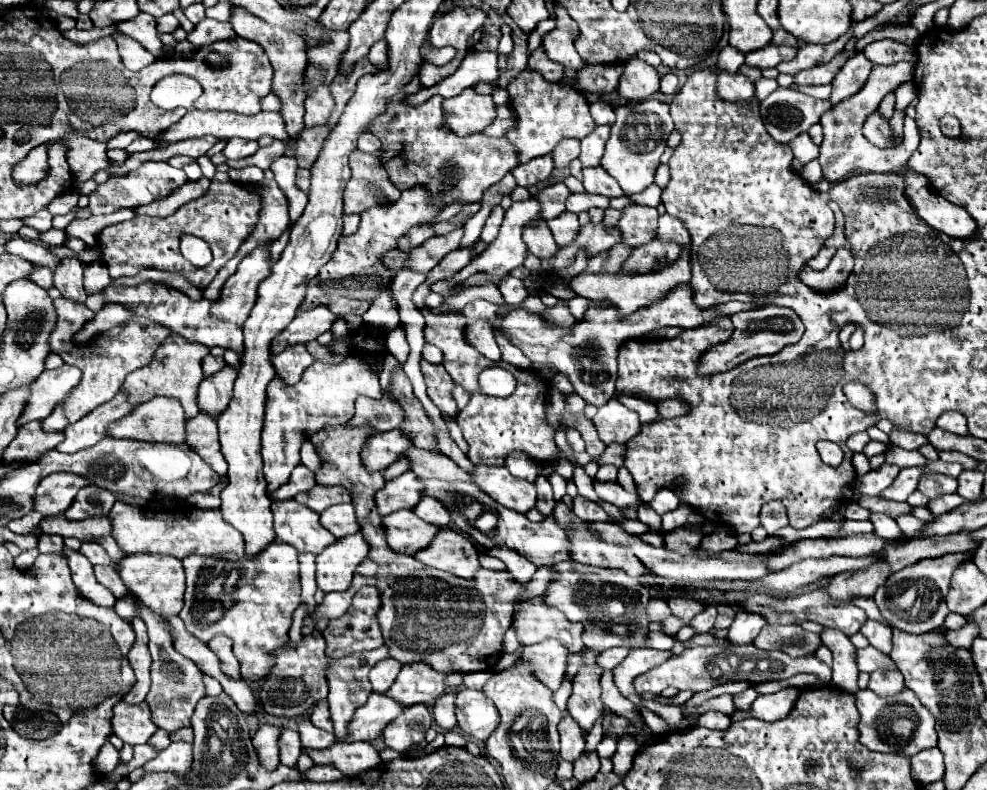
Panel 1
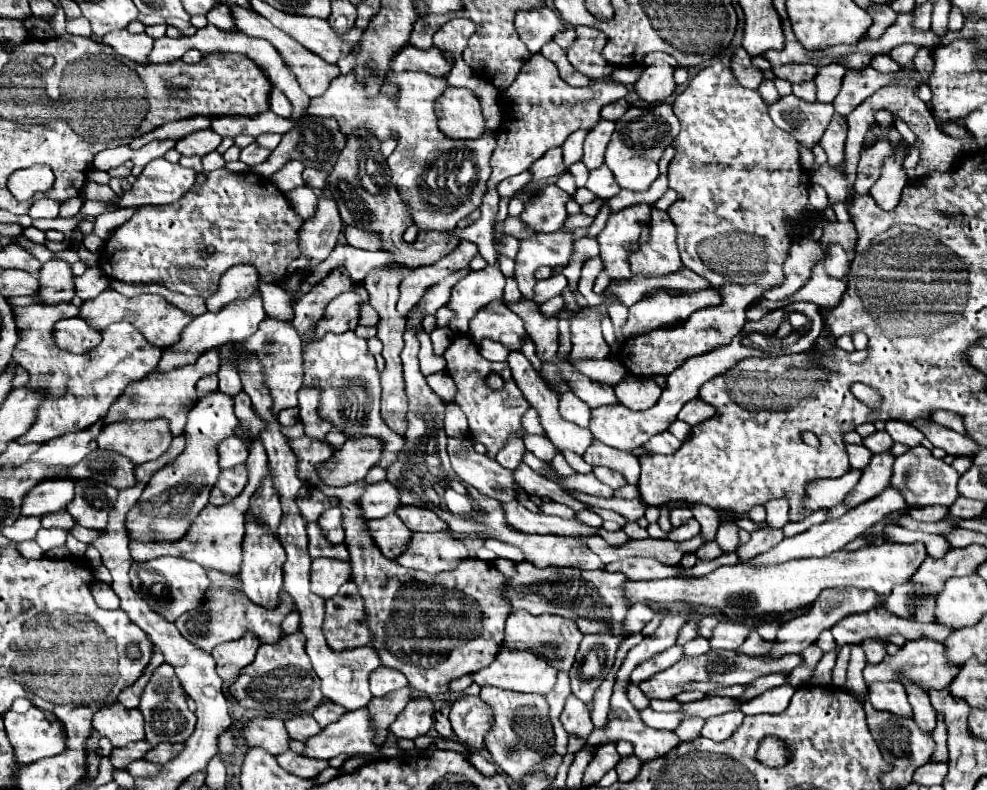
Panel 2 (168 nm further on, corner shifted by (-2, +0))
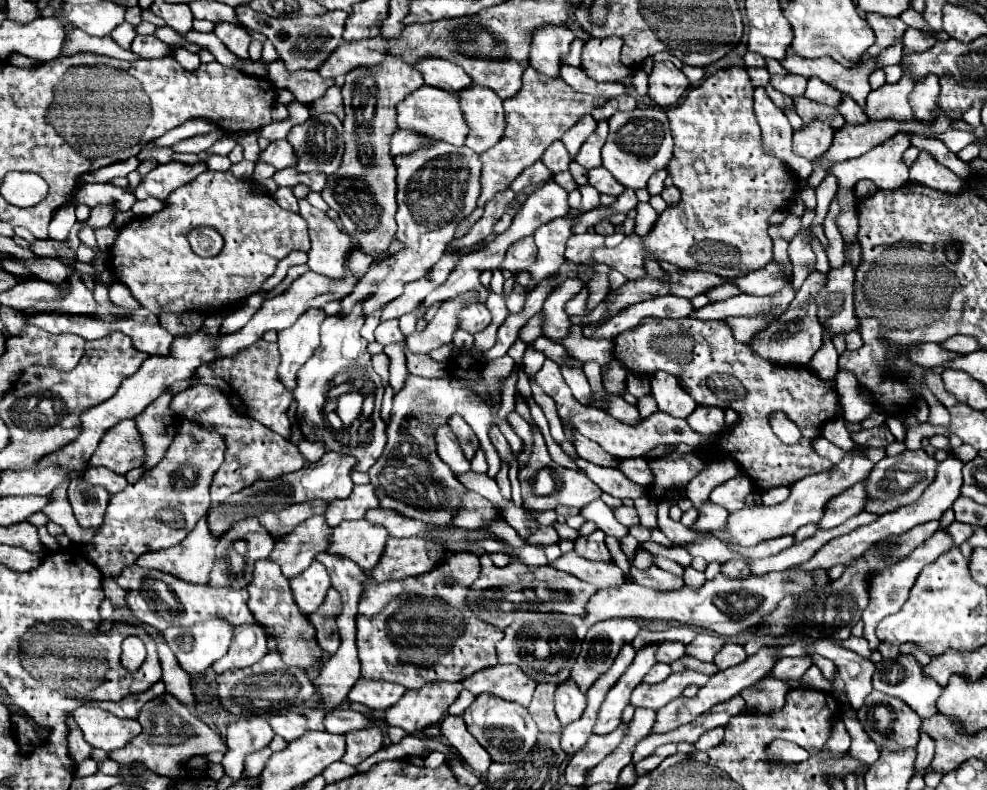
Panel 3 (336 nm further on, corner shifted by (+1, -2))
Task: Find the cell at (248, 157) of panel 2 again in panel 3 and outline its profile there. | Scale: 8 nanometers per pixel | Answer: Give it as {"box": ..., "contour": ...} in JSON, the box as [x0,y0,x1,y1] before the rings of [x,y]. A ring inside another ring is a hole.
{"box":[259,139,297,169],"contour":[[[279,139],[279,141],[269,143],[269,147],[265,151],[261,151],[259,161],[271,163],[275,169],[285,169],[285,167],[295,167],[297,165],[295,151],[293,151],[293,147],[287,139]]]}

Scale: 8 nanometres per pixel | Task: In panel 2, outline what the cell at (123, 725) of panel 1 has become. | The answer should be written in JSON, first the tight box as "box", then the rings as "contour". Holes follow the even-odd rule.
{"box":[94,703,144,747],"contour":[[[112,703],[94,715],[94,729],[108,737],[114,747],[124,747],[144,739],[144,717],[138,709],[126,709],[122,703]]]}

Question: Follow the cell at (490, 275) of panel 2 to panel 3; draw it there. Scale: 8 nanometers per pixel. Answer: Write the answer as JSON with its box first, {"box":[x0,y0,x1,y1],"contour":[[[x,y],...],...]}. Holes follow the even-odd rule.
{"box":[407,295,479,355],"contour":[[[475,295],[471,299],[455,299],[441,305],[437,315],[429,321],[429,325],[421,333],[415,331],[407,337],[407,349],[411,353],[429,355],[433,349],[451,343],[453,333],[459,329],[455,315],[459,313],[459,307],[463,307],[463,303],[471,303],[471,301],[479,301],[479,297]]]}

